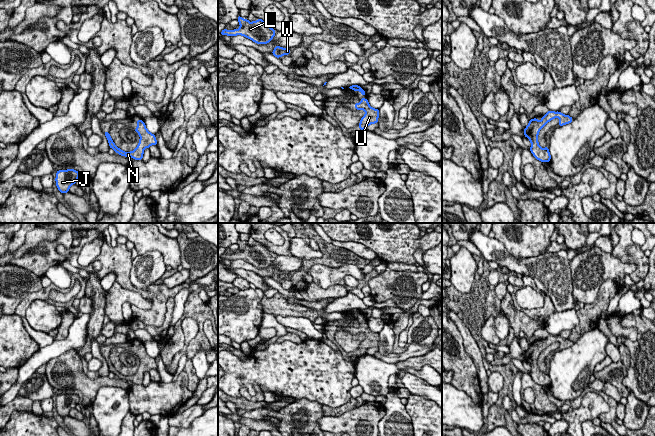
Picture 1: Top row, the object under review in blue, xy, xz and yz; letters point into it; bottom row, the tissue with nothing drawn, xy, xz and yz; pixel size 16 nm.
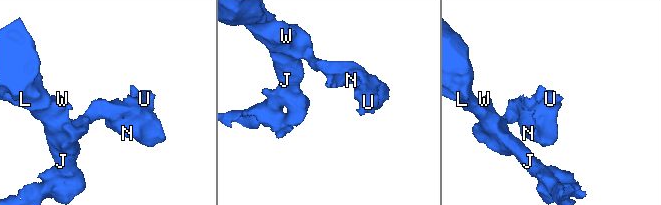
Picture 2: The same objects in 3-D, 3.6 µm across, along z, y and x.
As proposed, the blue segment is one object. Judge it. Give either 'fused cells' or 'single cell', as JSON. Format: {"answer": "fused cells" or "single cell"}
{"answer": "single cell"}

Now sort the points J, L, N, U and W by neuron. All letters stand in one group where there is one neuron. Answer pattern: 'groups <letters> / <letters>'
groups J L N U W

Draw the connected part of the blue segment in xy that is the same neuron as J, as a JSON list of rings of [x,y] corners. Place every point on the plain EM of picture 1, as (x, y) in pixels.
[[[74,393],[59,394],[56,396],[56,410],[59,416],[67,417],[71,409],[75,408],[79,402],[79,395]]]

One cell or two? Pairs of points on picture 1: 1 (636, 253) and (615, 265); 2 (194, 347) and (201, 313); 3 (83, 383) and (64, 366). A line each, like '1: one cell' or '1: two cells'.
1: two cells
2: one cell
3: one cell

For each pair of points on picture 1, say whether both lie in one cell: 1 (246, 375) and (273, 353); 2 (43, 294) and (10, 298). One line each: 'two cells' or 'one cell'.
1: one cell
2: two cells

